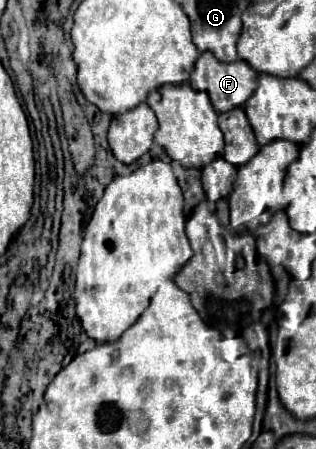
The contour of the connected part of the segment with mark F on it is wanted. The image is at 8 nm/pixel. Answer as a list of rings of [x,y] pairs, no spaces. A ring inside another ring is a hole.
[[[205,51],[205,53],[199,55],[189,82],[193,89],[203,89],[209,95],[209,99],[211,99],[211,103],[213,103],[217,113],[225,113],[225,111],[231,111],[235,107],[241,107],[249,99],[249,95],[257,87],[257,71],[253,71],[245,61],[221,63],[221,61],[217,61],[213,57],[213,53]]]

